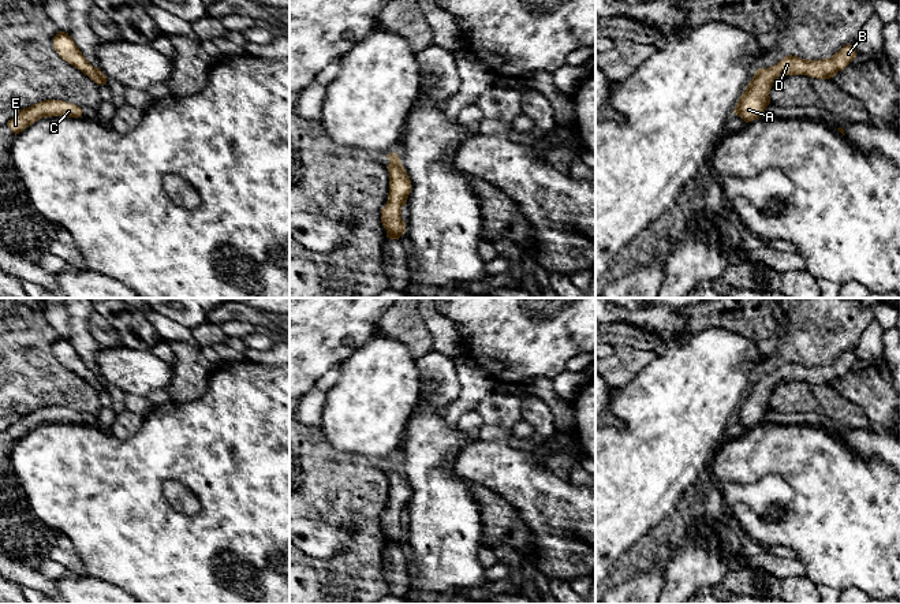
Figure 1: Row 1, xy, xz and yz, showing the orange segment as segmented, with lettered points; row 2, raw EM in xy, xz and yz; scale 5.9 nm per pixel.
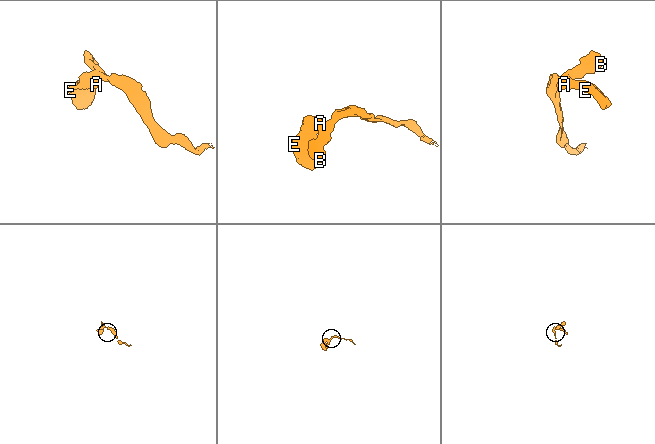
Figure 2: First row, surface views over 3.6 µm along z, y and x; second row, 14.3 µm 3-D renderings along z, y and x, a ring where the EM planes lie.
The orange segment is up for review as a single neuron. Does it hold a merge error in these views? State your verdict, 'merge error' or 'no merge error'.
no merge error

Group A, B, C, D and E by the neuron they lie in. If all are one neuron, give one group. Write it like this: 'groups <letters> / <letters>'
groups A B C D E

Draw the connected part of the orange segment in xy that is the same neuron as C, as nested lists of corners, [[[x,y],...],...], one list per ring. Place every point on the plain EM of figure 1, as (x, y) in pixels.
[[[44,406],[29,414],[16,417],[7,432],[16,441],[37,426],[52,422],[82,424],[82,414],[61,406]]]

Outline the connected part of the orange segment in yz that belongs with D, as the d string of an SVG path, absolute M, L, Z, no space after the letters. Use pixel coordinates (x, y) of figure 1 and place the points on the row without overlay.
M847 350L828 365L807 366L788 361L772 373L758 374L740 402L733 420L746 429L759 425L770 410L770 395L778 383L807 381L817 385L830 385L843 377L856 361L854 351Z

